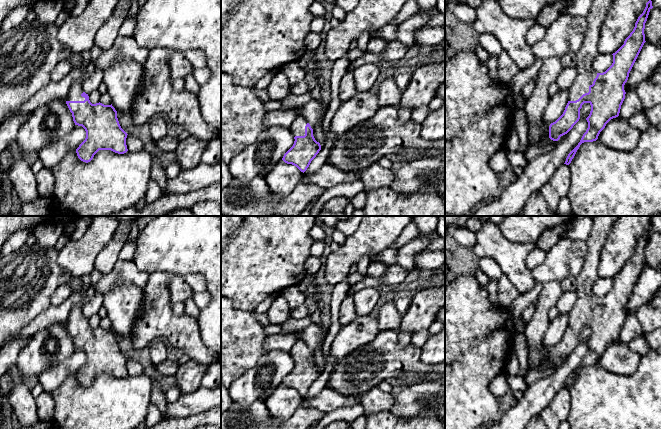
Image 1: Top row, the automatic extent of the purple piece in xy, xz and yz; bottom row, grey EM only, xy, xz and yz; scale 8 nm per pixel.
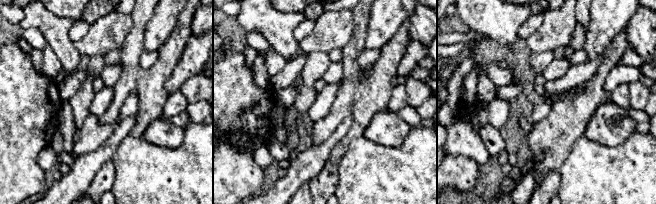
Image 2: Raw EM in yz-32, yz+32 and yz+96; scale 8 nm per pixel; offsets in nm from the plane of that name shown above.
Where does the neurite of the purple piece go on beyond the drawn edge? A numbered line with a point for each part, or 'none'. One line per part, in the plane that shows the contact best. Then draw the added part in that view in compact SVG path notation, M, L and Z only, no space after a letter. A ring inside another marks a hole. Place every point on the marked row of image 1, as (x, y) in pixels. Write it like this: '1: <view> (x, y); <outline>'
1: yz (585, 74); M593 0L586 15L587 31L580 49L574 55L576 61L576 79L569 89L569 101L578 100L589 92L597 72L593 69L593 61L599 54L598 44L602 25L605 21L609 6L613 0Z

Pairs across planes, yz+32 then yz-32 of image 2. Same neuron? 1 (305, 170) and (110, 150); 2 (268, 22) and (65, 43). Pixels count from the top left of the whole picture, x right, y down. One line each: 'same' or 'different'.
1: same
2: same

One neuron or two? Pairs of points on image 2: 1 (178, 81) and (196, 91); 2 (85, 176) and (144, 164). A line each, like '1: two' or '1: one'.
1: two
2: two

